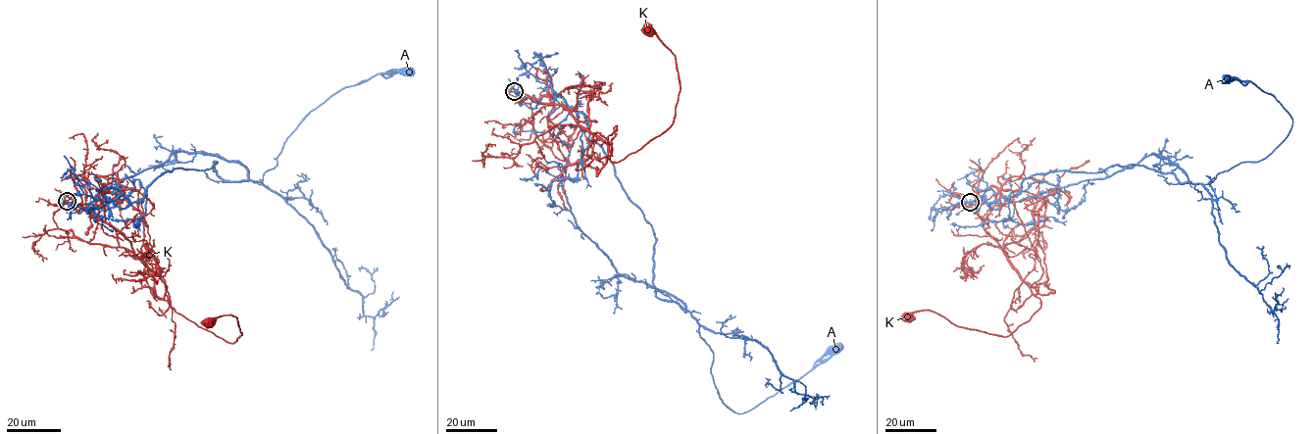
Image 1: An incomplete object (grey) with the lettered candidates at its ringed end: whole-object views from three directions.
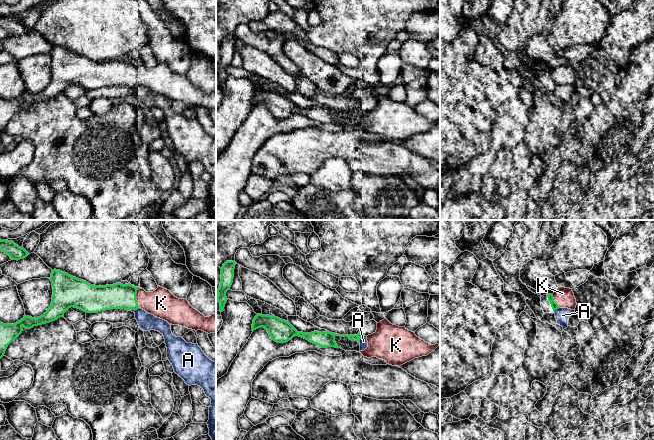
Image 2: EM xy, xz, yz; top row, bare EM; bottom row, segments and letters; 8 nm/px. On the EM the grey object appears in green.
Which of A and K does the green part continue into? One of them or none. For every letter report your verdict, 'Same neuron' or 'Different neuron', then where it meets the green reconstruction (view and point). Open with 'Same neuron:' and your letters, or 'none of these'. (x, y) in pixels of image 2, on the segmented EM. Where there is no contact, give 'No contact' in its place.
Same neuron: K
A: Different neuron. Touches green at xz (360, 338)
K: Same neuron. Touches green at xy (135, 297)

